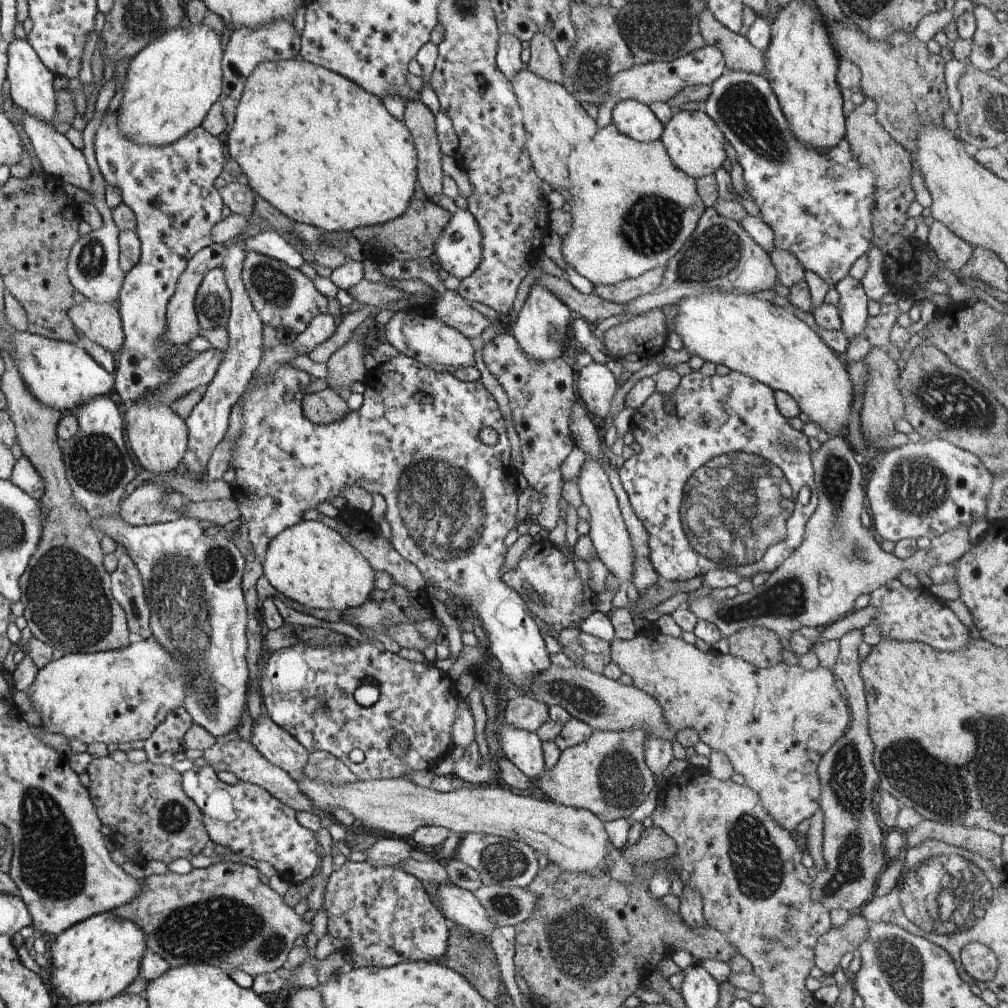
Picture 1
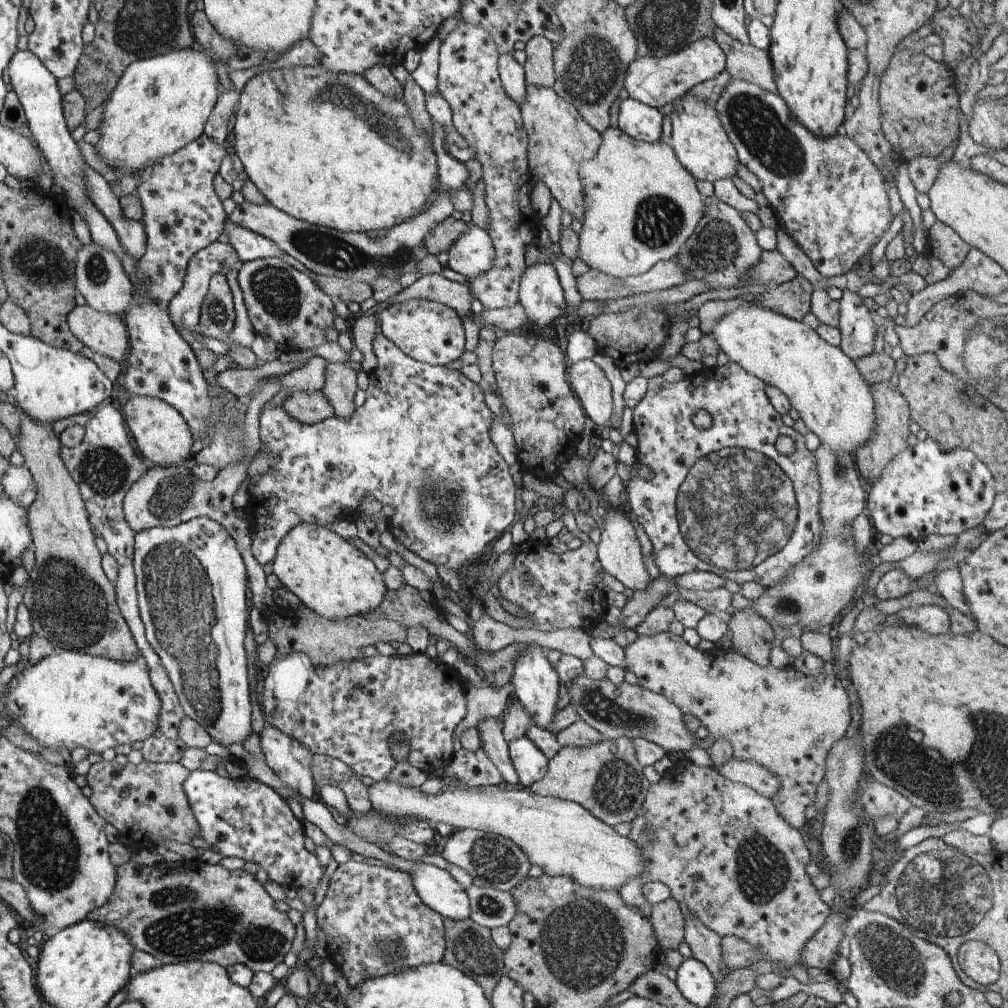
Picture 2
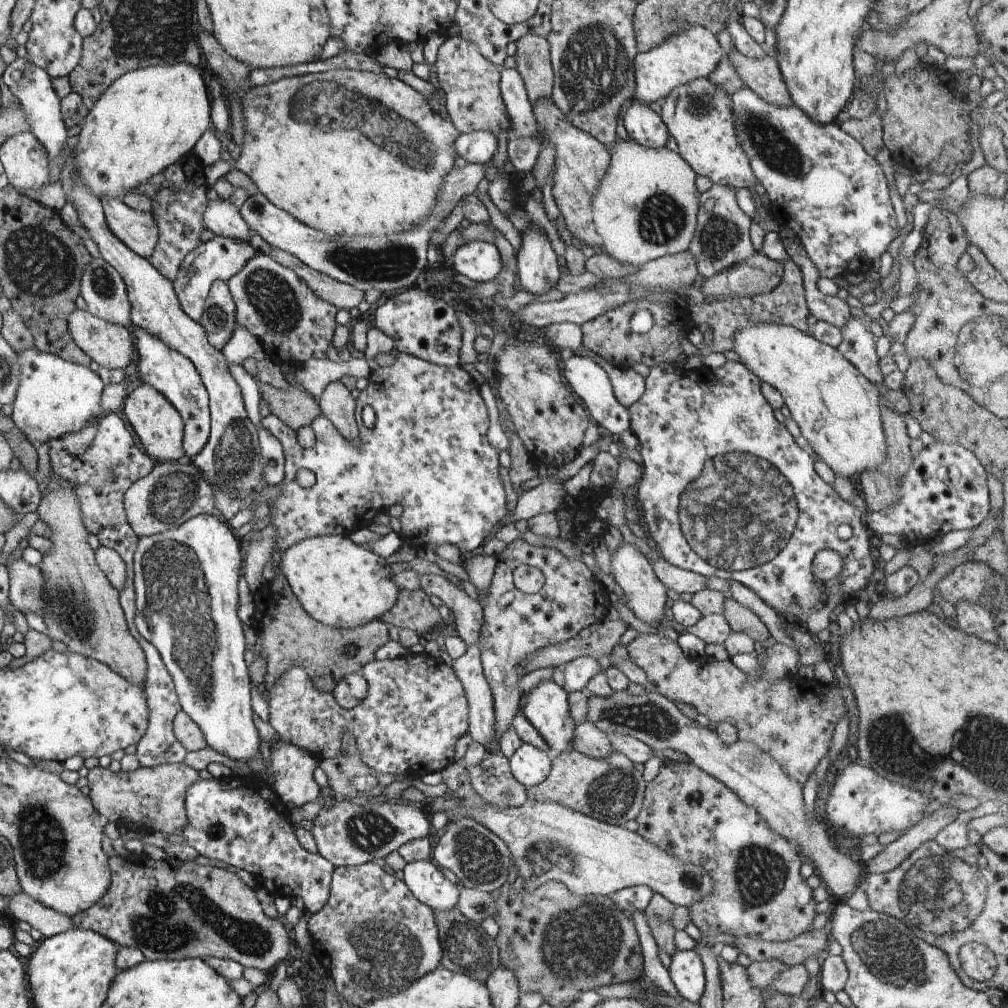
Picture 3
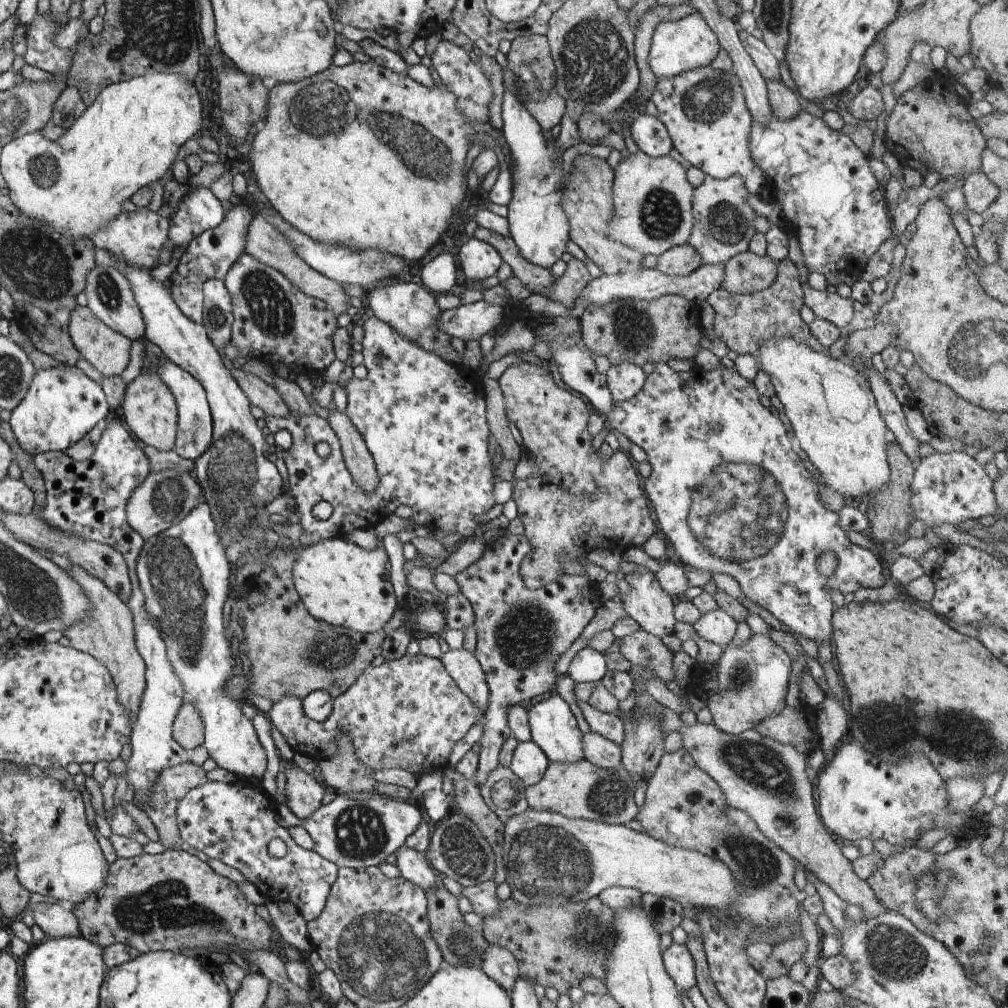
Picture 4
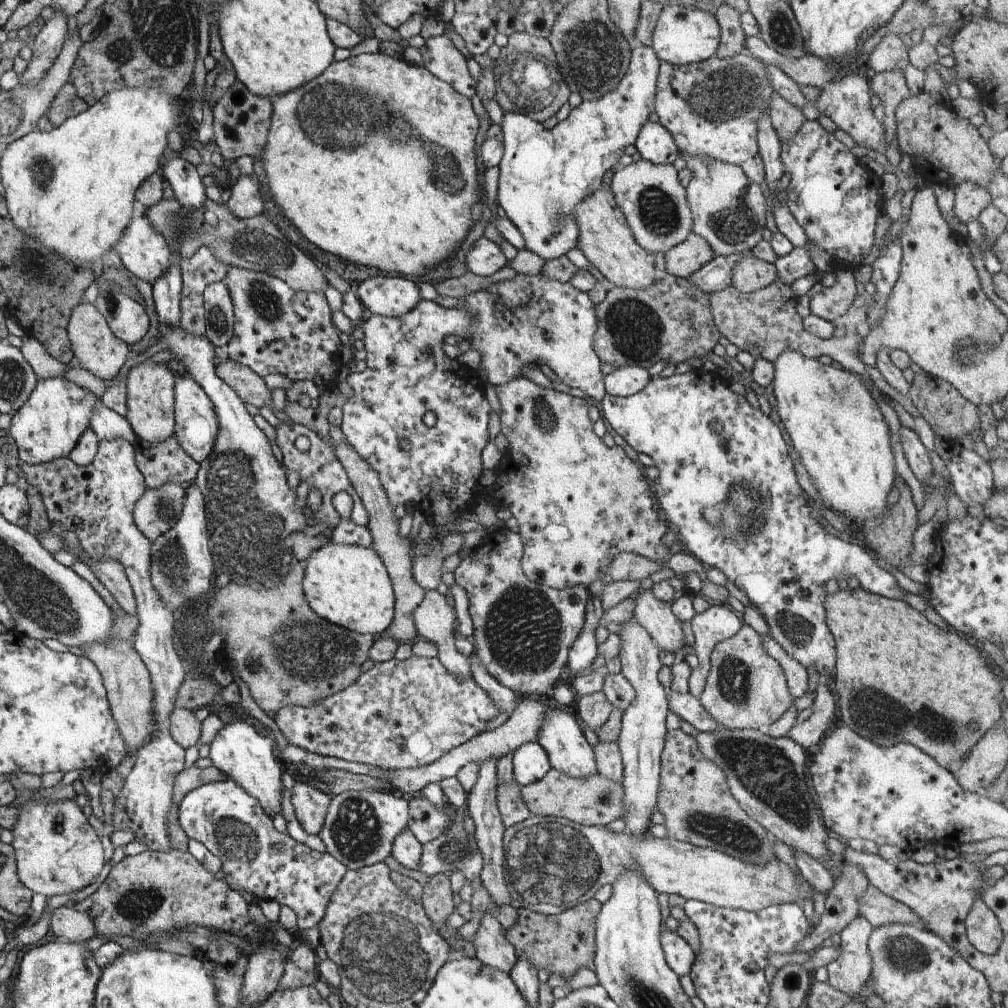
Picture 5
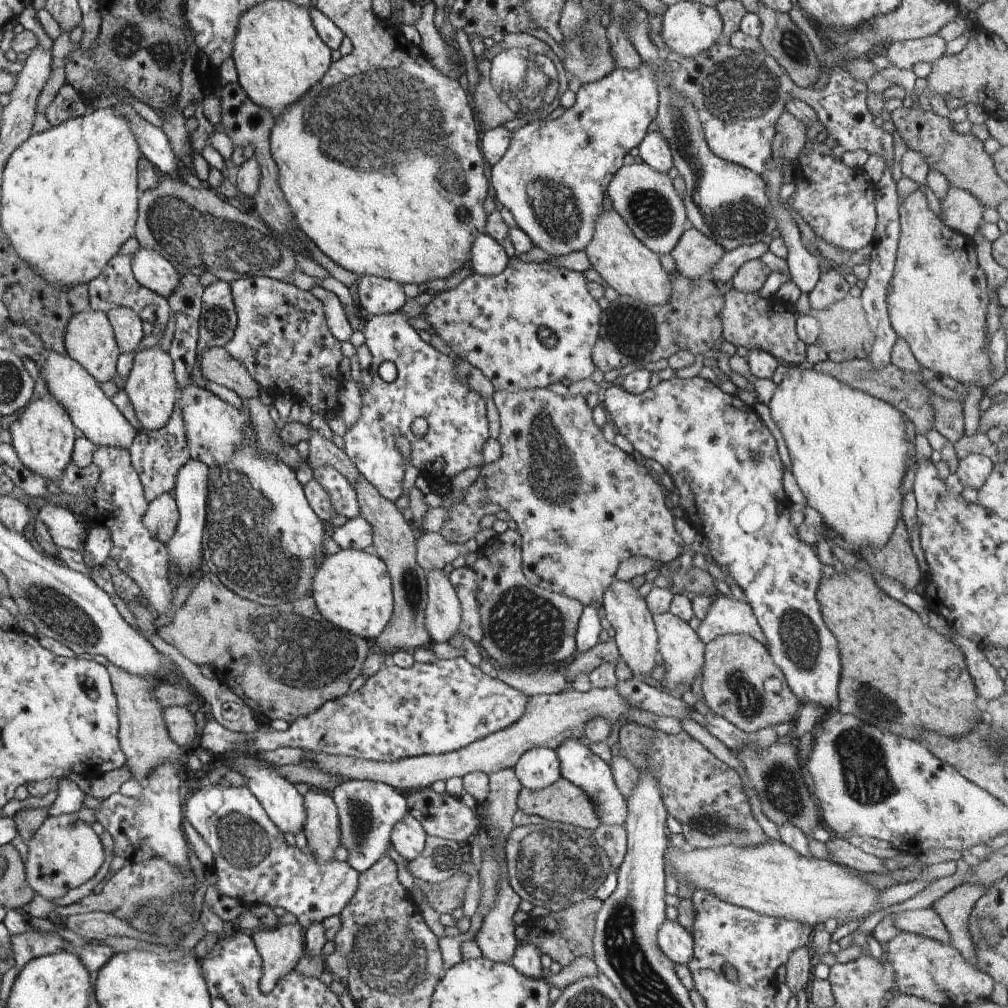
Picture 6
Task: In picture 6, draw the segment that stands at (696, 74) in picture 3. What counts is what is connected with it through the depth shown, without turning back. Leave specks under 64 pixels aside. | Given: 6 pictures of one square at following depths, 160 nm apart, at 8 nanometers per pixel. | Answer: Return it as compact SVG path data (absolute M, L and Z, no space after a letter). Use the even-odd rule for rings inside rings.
M683 1L668 5L668 10L662 17L662 32L660 34L672 53L678 54L682 58L694 58L722 41L723 24L715 8Z

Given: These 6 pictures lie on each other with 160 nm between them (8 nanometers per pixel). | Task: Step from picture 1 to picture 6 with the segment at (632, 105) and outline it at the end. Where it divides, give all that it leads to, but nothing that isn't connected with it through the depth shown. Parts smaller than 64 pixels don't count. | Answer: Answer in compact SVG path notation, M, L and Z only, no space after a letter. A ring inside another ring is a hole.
M648 132L644 139L638 144L639 156L654 170L668 173L673 168L672 150L662 132Z

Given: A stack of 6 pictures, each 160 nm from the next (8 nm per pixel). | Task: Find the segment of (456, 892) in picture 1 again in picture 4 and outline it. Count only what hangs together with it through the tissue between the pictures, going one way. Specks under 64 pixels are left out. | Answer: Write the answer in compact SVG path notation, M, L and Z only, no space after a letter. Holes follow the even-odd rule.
M402 845L396 852L396 866L407 881L423 888L425 892L437 883L438 873L426 860L425 853Z

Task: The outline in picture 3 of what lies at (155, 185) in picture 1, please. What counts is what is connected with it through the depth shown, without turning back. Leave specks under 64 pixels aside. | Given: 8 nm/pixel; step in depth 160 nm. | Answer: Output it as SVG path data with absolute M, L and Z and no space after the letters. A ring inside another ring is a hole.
M196 155L182 157L180 161L176 161L168 169L163 170L163 174L164 182L160 185L156 198L152 199L153 207L150 211L158 222L160 240L149 261L157 267L160 273L173 282L185 256L202 244L200 234L206 229L204 212L209 203L206 200L204 170ZM134 327L137 334L137 349L140 362L133 365L143 383L158 389L178 410L182 410L182 418L186 418L186 443L184 444L184 459L192 460L205 445L212 433L212 411L209 407L209 391L202 382L201 374L194 363L168 346L161 339L148 331Z

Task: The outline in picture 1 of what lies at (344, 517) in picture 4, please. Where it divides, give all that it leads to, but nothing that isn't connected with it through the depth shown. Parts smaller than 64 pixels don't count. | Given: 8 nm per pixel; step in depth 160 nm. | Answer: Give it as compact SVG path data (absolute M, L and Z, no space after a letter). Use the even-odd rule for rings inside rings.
M398 353L388 362L377 364L373 369L370 369L370 382L363 392L363 403L359 409L350 411L346 418L336 422L331 422L325 425L318 425L310 422L310 419L305 417L302 410L301 402L304 400L304 386L312 381L312 376L306 371L300 371L286 364L277 368L273 374L273 379L270 383L264 383L255 387L250 393L242 394L243 413L245 425L243 432L237 438L235 449L232 452L230 467L235 470L236 478L233 484L234 497L240 507L241 516L250 526L251 550L257 556L260 564L262 564L270 541L277 537L283 530L289 529L291 526L297 525L304 520L304 512L306 510L316 509L323 503L329 502L332 498L341 495L348 487L363 487L368 492L380 493L387 502L387 511L385 518L391 526L392 536L390 544L398 551L398 554L414 563L420 572L424 575L425 580L433 580L439 588L448 591L452 597L457 597L469 603L469 612L473 615L480 616L482 619L485 634L489 640L488 653L496 656L500 661L501 672L507 677L507 680L515 685L518 689L521 687L524 691L528 691L535 679L540 673L551 668L551 660L544 639L540 635L540 631L532 616L530 616L529 608L526 603L520 598L520 595L501 579L500 569L504 560L507 548L504 547L504 537L510 529L514 528L518 522L517 518L517 496L521 485L519 474L516 469L511 466L510 462L510 442L506 438L506 430L504 427L504 419L496 400L492 394L482 385L482 381L459 381L452 373L436 372L428 367L424 362L418 362L415 358ZM286 392L292 392L294 398L290 401L285 401L282 397ZM490 426L496 430L498 440L496 444L486 445L480 441L478 432Z

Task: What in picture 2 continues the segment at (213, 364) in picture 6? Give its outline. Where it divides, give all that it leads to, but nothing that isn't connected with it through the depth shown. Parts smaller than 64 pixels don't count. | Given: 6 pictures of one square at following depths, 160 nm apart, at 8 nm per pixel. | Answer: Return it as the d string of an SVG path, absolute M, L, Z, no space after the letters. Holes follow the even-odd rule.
M292 391L283 402L283 409L298 422L311 425L334 416L333 406L322 391Z

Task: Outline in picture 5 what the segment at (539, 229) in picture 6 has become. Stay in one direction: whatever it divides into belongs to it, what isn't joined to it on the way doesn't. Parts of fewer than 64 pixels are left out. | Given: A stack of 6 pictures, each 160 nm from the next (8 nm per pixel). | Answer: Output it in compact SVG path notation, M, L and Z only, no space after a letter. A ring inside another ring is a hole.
M635 44L632 46L629 67L622 80L602 98L583 100L573 108L569 116L557 123L552 129L546 129L541 122L532 120L520 113L502 115L500 123L503 131L503 157L499 166L498 194L496 205L502 206L507 218L522 233L525 248L538 254L544 260L556 260L577 248L579 226L574 211L584 199L602 188L602 176L608 170L619 166L618 159L624 154L624 148L635 144L640 129L648 122L648 116L655 111L657 76L661 60L652 46Z

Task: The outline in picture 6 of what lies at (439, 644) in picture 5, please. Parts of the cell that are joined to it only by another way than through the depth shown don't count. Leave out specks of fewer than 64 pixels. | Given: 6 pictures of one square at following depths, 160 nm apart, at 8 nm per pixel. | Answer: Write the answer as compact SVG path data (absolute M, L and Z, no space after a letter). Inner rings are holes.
M444 570L428 572L427 596L424 626L432 643L447 644L459 630L461 603Z

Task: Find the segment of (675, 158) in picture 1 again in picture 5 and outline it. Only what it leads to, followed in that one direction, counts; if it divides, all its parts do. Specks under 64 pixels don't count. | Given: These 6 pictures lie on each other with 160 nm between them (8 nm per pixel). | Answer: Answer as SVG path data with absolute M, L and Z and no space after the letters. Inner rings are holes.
M742 51L740 53L733 54L732 57L718 58L718 55L689 65L674 66L666 61L662 61L659 66L659 75L657 76L657 93L655 100L655 111L659 116L659 122L662 126L665 126L674 137L675 143L680 152L686 151L692 157L702 157L705 161L718 161L723 163L730 163L736 166L741 166L746 173L746 176L755 183L763 186L765 182L765 166L762 157L759 153L759 142L757 132L759 129L759 120L765 114L769 114L770 104L774 95L776 94L774 86L771 85L770 75L766 72L766 65L763 65L760 60L751 56L750 52Z

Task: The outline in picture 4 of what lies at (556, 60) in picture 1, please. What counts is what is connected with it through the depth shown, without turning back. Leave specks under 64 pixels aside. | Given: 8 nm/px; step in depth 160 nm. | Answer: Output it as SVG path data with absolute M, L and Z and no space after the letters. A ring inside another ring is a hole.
M546 36L518 37L511 42L507 66L503 69L503 85L506 91L519 98L542 130L552 129L560 123L565 112L565 100L556 92L555 66Z

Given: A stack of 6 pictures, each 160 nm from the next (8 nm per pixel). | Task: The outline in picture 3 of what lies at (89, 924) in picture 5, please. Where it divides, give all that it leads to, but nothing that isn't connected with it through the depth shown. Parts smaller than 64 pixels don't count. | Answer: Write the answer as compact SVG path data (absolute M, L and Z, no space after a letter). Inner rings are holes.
M24 892L8 899L6 908L15 923L20 920L28 922L31 928L36 928L44 938L50 938L74 928L73 919L67 914L43 905Z

